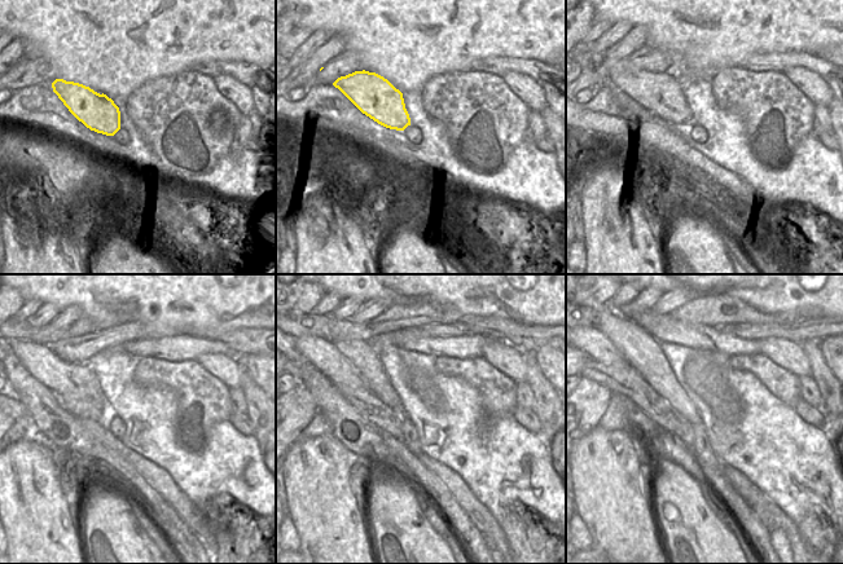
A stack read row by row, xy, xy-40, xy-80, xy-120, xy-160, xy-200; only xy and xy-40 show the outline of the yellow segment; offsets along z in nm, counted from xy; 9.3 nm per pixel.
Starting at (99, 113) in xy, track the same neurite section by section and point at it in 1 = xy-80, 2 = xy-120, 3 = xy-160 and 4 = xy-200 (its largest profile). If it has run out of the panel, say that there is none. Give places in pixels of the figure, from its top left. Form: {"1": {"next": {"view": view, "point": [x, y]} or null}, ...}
{"1": {"next": {"view": "xy-80", "point": [661, 93]}}, "2": {"next": {"view": "xy-120", "point": [78, 380]}}, "3": {"next": {"view": "xy-160", "point": [324, 356]}}, "4": {"next": {"view": "xy-200", "point": [596, 344]}}}

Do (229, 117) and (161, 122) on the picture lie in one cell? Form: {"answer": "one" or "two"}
{"answer": "one"}

